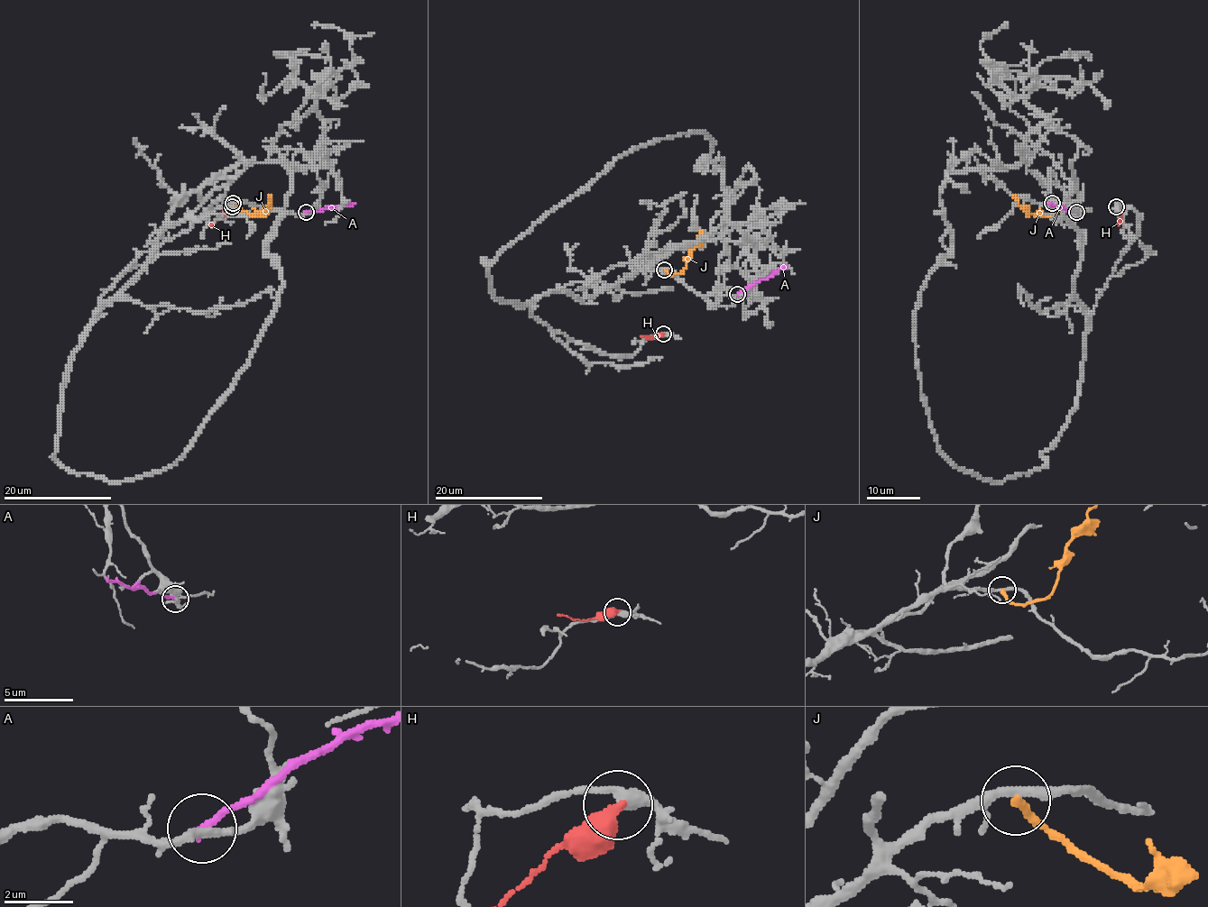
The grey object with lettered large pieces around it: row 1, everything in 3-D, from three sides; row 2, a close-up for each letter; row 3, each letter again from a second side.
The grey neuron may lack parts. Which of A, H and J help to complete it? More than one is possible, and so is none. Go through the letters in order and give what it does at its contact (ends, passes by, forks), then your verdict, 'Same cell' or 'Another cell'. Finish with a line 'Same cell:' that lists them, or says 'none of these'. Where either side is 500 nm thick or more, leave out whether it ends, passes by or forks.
A: It ends there. Another cell
H: It ends there. Another cell
J: It ends there. Another cell
Same cell: none of these

